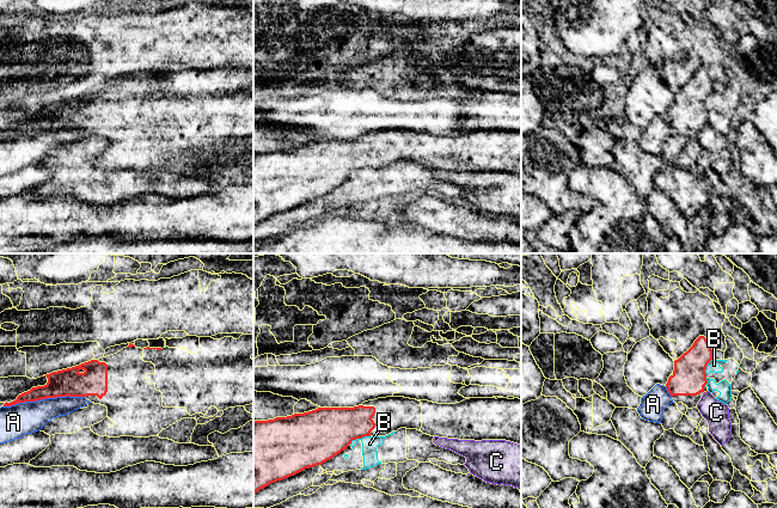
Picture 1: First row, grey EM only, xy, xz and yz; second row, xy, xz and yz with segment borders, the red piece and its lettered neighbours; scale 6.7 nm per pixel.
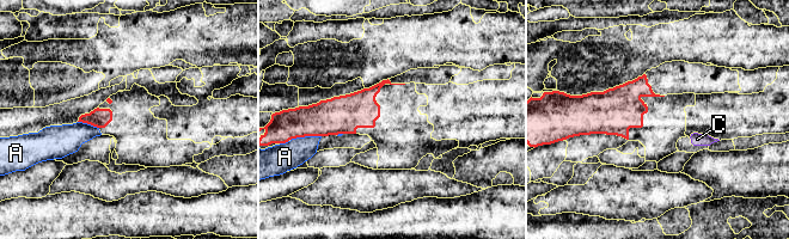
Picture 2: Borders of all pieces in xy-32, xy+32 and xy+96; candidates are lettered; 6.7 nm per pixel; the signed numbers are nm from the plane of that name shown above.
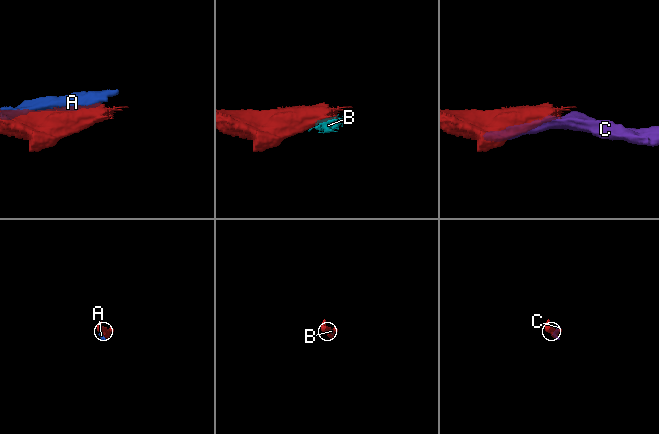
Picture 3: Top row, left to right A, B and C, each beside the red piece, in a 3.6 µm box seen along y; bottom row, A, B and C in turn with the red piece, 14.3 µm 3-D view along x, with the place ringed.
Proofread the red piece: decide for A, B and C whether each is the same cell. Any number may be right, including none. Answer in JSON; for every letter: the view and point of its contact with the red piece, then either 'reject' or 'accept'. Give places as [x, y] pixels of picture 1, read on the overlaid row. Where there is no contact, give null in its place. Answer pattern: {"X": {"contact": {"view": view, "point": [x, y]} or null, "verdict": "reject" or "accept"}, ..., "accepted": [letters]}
{"A": {"contact": {"view": "xy", "point": [43, 398]}, "verdict": "reject"}, "B": {"contact": {"view": "xz", "point": [359, 438]}, "verdict": "reject"}, "C": {"contact": {"view": "yz", "point": [704, 392]}, "verdict": "reject"}, "accepted": []}

